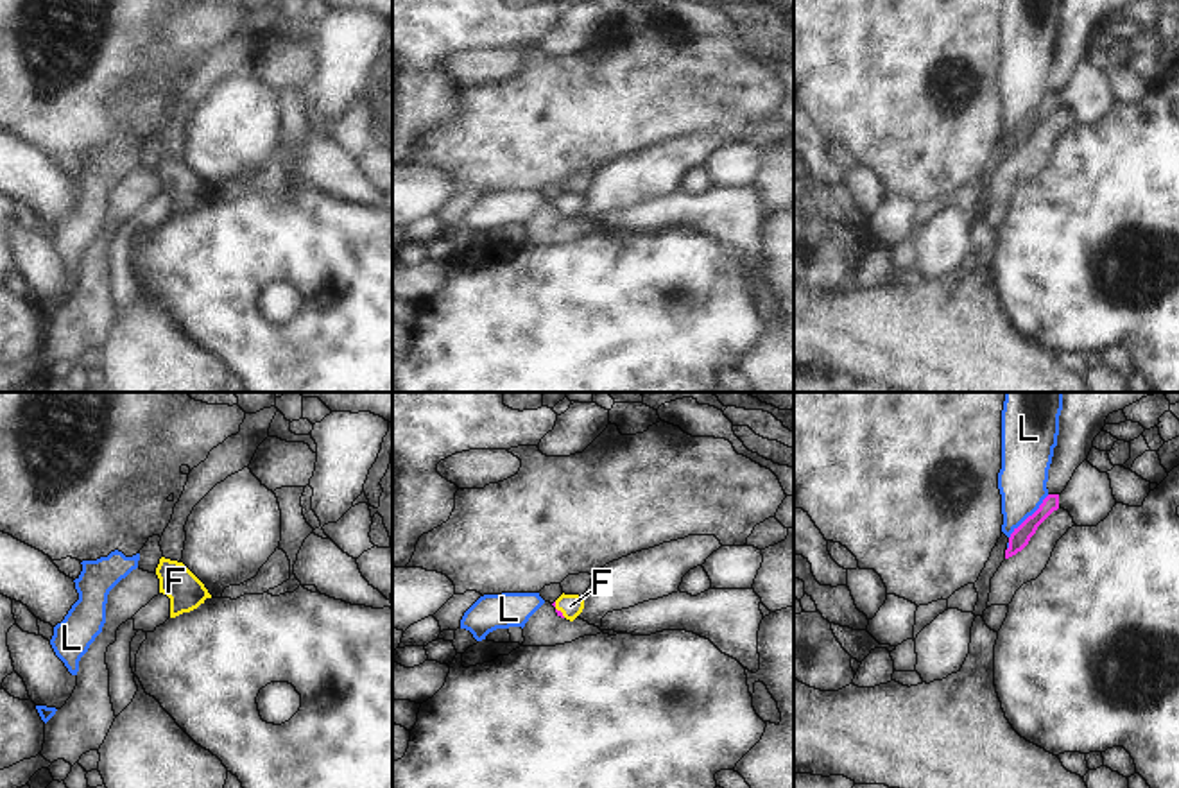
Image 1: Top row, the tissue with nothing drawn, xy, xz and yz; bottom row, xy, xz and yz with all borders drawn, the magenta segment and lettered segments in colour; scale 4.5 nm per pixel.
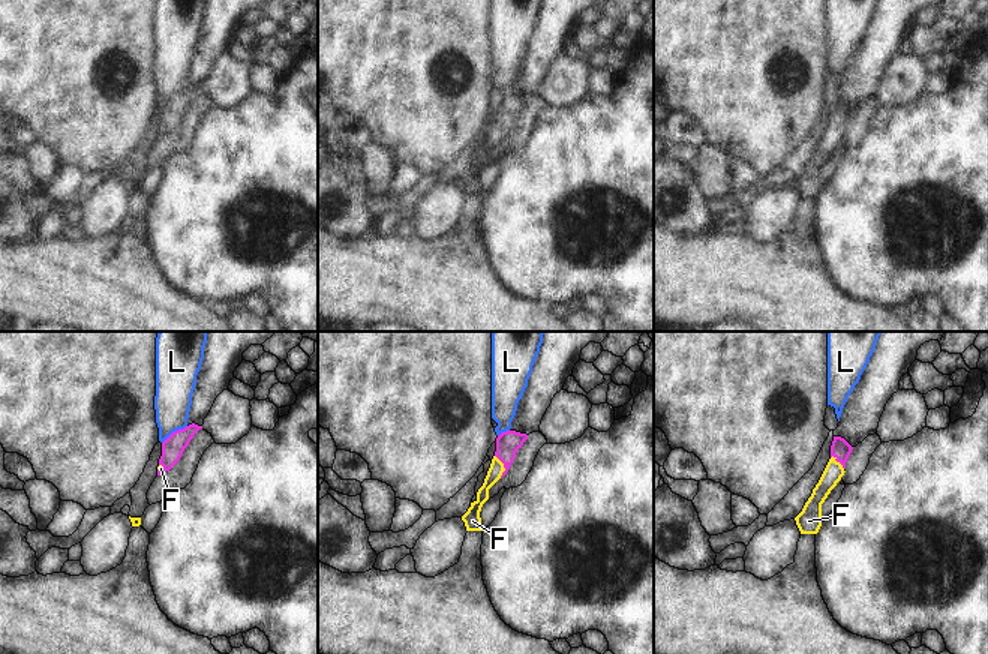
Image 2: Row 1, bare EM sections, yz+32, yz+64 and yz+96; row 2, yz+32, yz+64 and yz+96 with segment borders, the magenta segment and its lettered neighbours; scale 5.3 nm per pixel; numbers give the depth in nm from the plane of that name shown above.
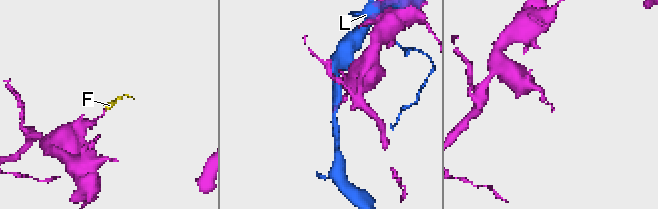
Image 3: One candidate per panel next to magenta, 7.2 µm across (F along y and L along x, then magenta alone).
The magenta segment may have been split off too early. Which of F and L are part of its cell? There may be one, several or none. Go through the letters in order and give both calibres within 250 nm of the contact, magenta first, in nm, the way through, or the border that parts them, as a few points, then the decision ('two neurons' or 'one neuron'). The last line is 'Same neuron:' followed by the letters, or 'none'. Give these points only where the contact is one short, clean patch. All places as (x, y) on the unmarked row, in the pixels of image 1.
F: calibres 20 and 100 nm; way xz (559, 212), (556, 208), (570, 205); one neuron
L: calibres 90 and 220 nm; two neurons
Same neuron: F

